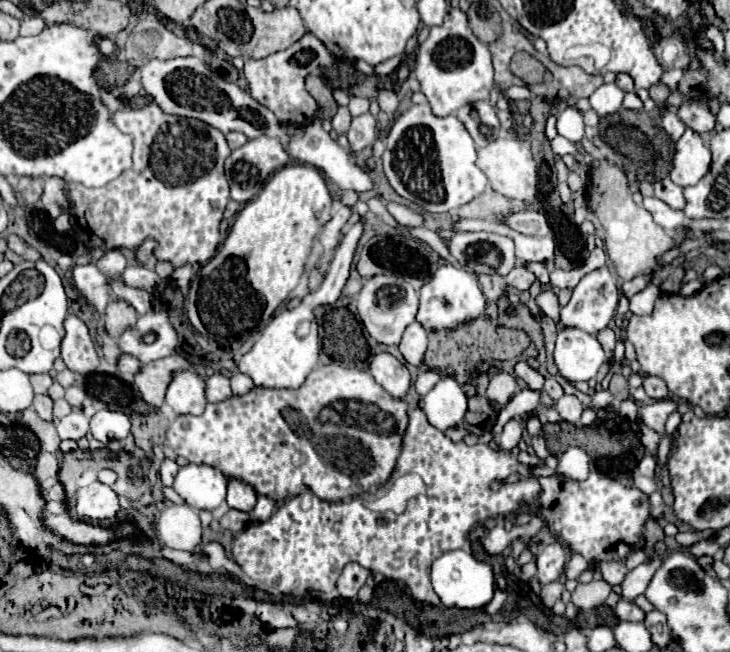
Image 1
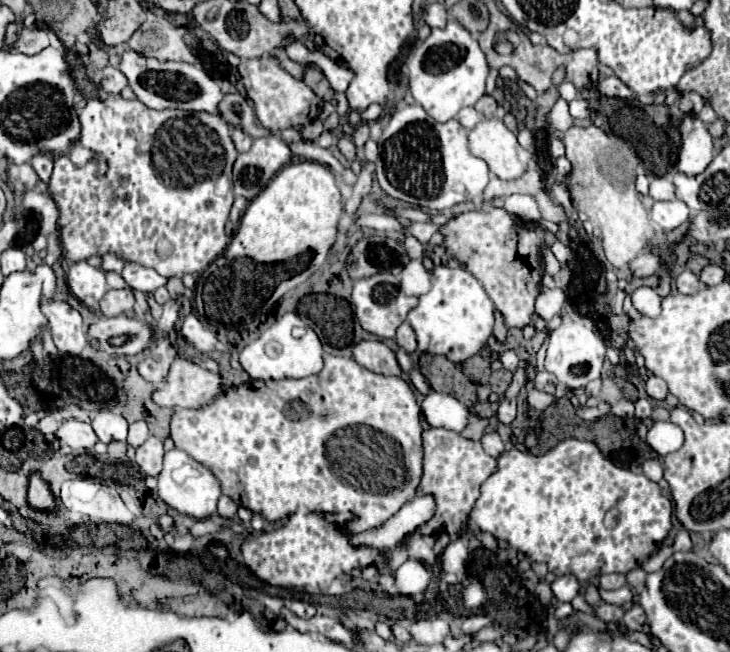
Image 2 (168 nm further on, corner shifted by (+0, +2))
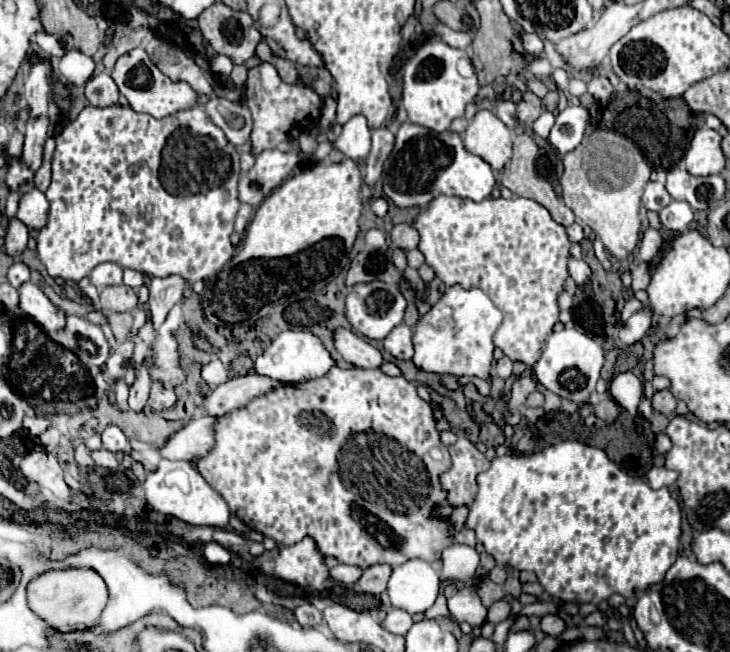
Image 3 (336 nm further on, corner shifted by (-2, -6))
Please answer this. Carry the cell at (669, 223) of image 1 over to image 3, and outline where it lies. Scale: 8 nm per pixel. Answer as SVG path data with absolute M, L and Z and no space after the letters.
M673 200L669 206L665 206L659 212L659 220L661 220L663 230L683 232L693 222L693 210L691 210L691 206L687 202Z

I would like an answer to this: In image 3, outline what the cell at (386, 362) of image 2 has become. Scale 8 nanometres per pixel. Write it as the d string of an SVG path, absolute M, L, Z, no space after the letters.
M345 328L335 332L335 348L345 362L353 364L355 368L381 368L383 364L383 356L375 346Z

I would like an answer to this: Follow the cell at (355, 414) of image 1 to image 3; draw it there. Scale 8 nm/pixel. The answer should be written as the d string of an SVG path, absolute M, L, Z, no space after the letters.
M337 364L323 376L299 384L283 384L259 398L253 398L247 406L233 410L231 414L223 414L217 418L215 426L215 446L195 462L199 474L207 480L211 488L215 488L225 502L229 504L231 514L243 520L249 528L255 528L267 538L273 538L279 544L291 546L299 542L303 536L313 536L317 540L319 552L325 556L335 556L343 564L355 564L361 568L369 568L373 564L391 564L399 566L411 558L421 558L427 562L435 562L441 556L441 550L451 544L451 526L449 520L429 518L431 508L445 504L445 492L439 484L439 474L449 468L447 456L443 460L435 460L431 456L431 448L445 448L439 440L439 432L435 428L435 418L431 406L419 398L415 384L407 382L403 376L387 376L381 370L359 370L359 368L339 368Z

